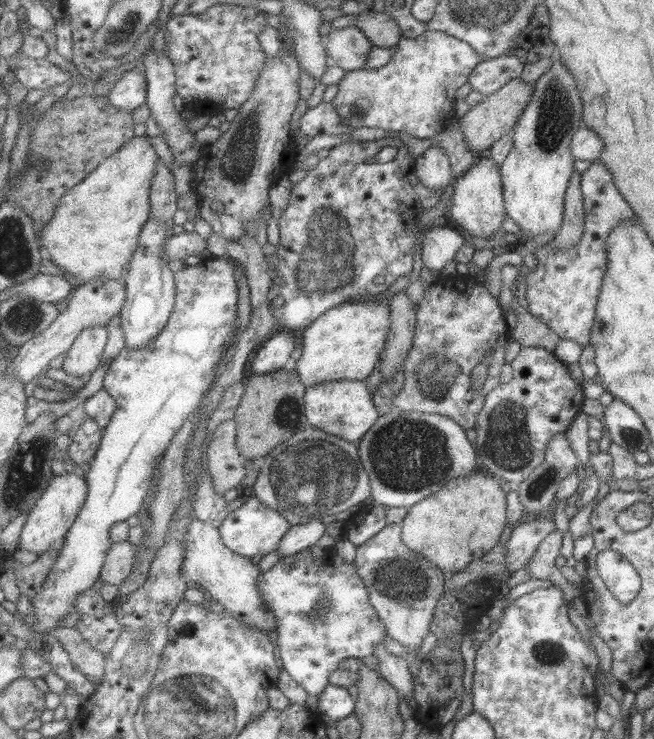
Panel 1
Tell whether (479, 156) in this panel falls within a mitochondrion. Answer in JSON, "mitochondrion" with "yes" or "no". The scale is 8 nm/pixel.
{"mitochondrion":"no"}

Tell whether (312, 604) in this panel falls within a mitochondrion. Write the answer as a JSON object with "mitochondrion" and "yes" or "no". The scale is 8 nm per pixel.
{"mitochondrion":"yes"}

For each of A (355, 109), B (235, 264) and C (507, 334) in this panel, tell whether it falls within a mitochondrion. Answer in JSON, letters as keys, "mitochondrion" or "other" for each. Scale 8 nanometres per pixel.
{"A":"mitochondrion","B":"other","C":"other"}

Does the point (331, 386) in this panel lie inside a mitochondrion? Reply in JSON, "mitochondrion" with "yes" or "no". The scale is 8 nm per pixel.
{"mitochondrion":"no"}

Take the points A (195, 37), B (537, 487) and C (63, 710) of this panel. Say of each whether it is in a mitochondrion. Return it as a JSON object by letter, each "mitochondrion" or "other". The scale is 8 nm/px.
{"A":"other","B":"mitochondrion","C":"other"}

